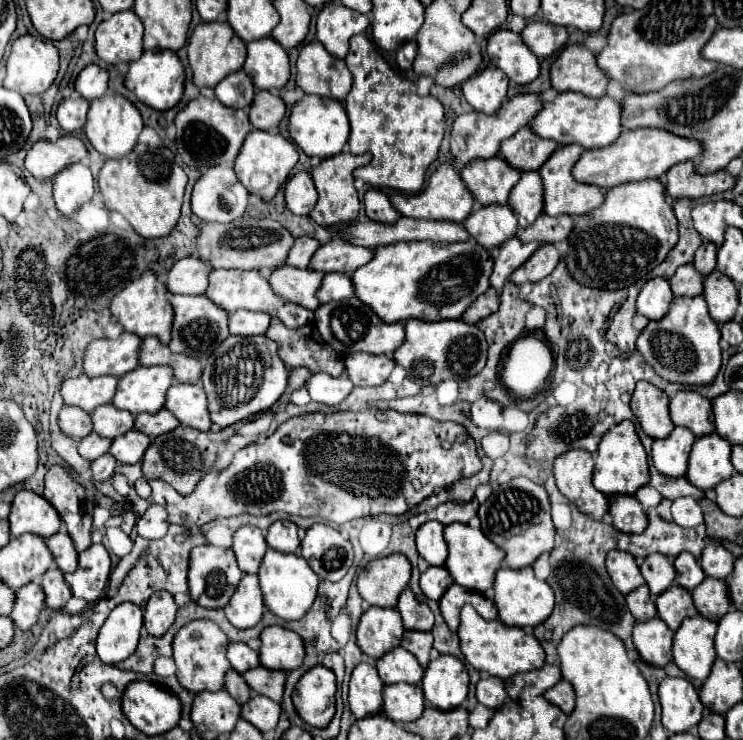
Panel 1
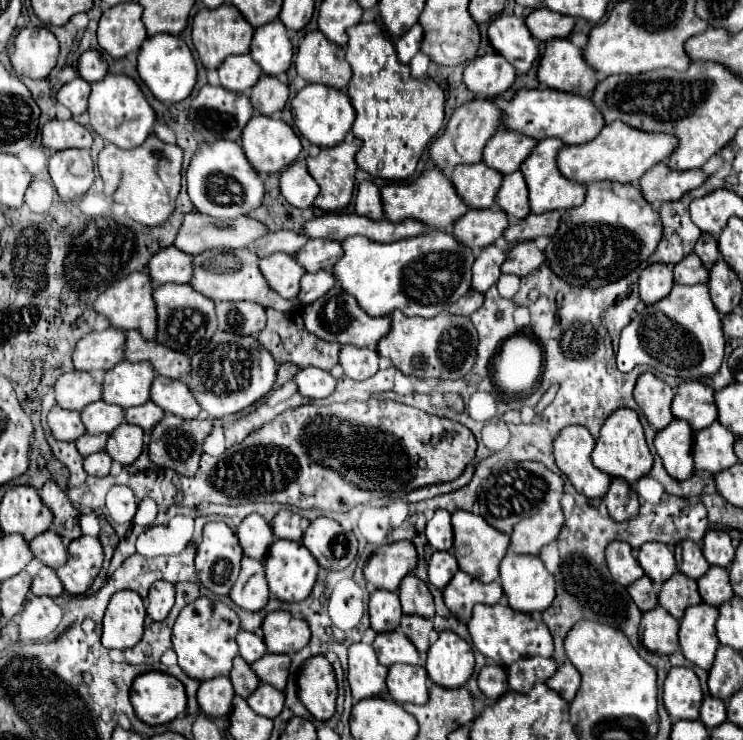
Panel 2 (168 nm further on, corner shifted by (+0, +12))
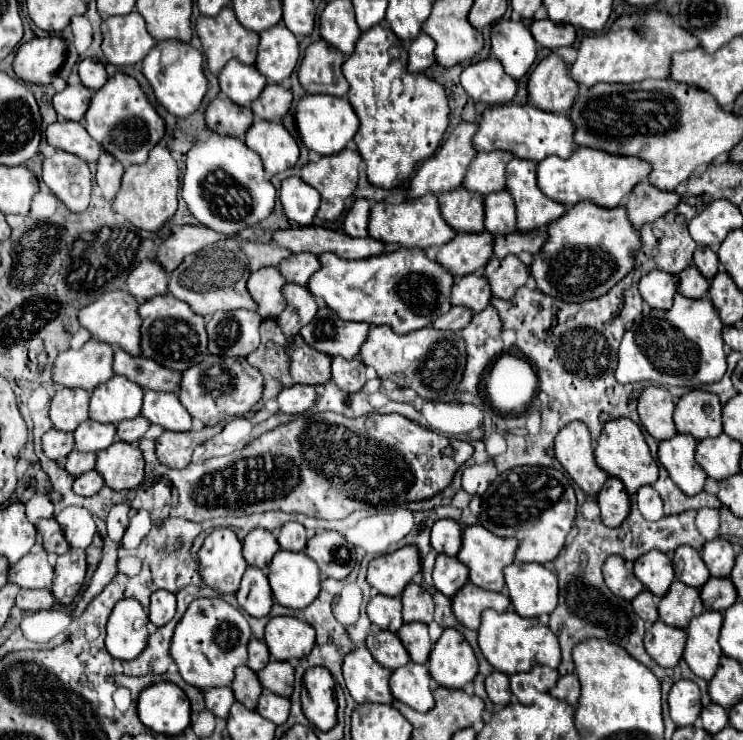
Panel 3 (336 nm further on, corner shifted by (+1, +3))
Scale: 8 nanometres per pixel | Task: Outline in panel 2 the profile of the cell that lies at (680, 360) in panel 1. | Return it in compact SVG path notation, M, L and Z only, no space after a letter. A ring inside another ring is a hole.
M676 284L666 296L666 300L660 300L658 304L646 306L624 330L620 336L620 350L616 356L618 368L622 372L630 372L638 364L648 364L656 368L662 374L668 376L680 376L684 380L698 380L704 376L714 376L720 370L724 358L724 336L722 336L722 322L720 314L714 308L706 284L694 284L694 286L682 286Z

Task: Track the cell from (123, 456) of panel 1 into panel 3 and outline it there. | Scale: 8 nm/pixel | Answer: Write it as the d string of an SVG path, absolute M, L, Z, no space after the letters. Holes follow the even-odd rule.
M115 441L109 449L97 453L95 471L113 491L135 489L143 481L143 455L137 445Z

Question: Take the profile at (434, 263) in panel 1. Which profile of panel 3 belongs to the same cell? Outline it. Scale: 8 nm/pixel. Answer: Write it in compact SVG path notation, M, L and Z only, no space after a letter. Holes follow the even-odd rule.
M397 249L387 255L367 259L339 259L333 253L319 255L321 267L311 275L307 289L339 315L343 321L363 321L369 325L389 325L395 333L411 333L429 327L439 315L451 309L449 293L453 277L429 261L421 249Z

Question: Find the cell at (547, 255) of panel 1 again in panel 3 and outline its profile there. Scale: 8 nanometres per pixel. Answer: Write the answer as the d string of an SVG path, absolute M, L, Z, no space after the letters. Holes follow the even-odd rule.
M513 255L497 261L495 257L483 269L483 277L489 281L491 293L499 299L511 299L519 287L529 279L529 269Z

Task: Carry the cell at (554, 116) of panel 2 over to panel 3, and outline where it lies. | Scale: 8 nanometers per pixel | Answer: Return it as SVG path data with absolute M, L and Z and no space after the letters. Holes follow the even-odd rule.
M501 105L489 107L483 111L481 121L477 125L477 133L473 135L473 149L477 151L509 151L519 159L543 161L549 155L557 155L561 159L571 157L573 153L573 127L569 125L567 115L555 115L533 105Z

